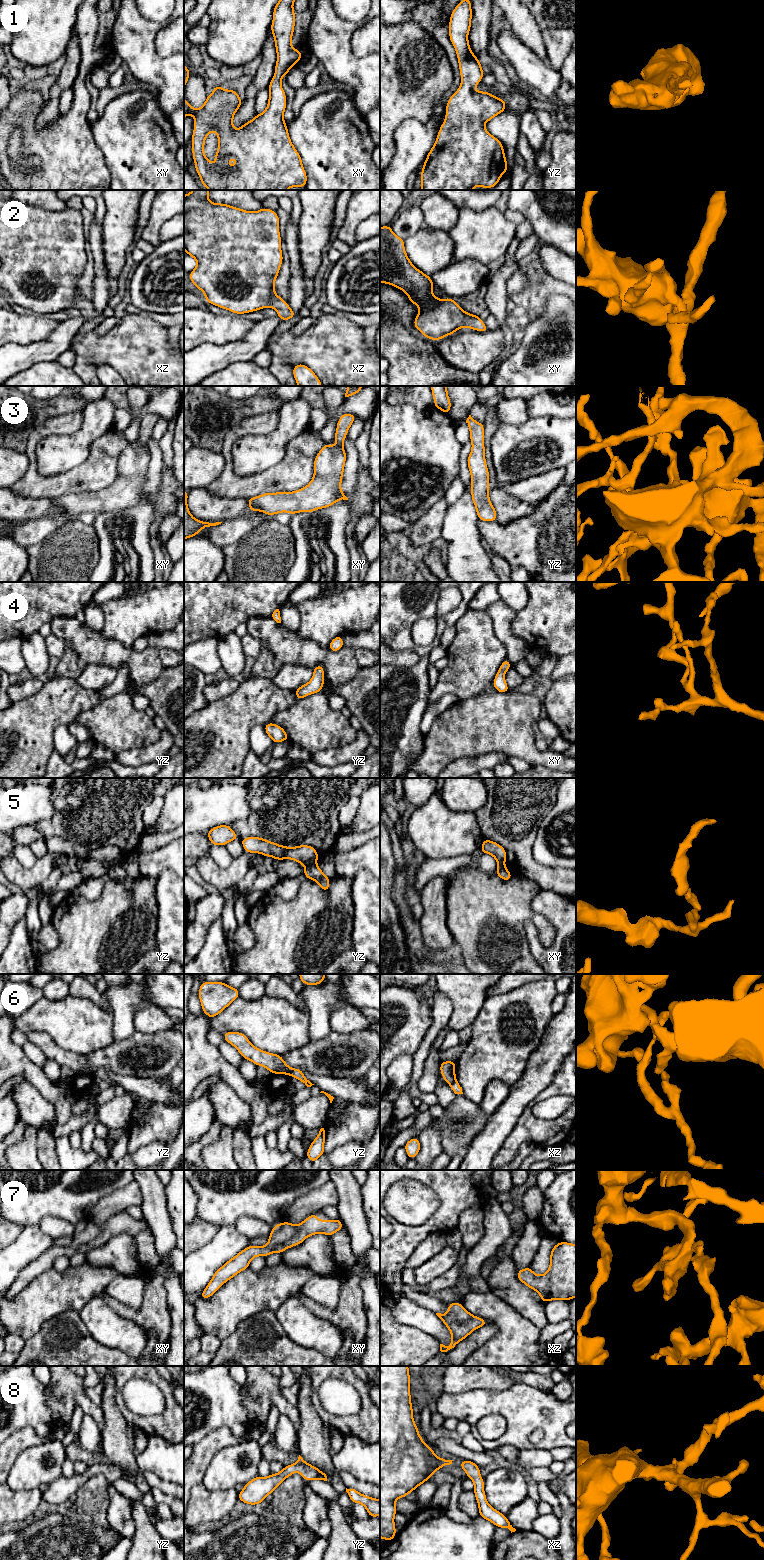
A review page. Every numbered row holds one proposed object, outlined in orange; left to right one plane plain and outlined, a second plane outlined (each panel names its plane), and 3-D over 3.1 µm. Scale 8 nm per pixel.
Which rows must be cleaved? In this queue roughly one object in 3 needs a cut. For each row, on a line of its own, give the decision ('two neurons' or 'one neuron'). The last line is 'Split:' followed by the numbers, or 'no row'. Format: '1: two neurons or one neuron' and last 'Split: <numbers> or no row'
1: one neuron
2: one neuron
3: one neuron
4: one neuron
5: two neurons
6: two neurons
7: one neuron
8: one neuron
Split: 5, 6

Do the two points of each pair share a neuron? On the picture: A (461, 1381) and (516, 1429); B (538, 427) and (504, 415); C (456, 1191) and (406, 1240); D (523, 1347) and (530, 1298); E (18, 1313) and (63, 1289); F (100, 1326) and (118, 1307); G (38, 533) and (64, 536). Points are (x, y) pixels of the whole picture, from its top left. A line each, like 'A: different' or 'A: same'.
A: different
B: different
C: same
D: different
E: same
F: different
G: different

